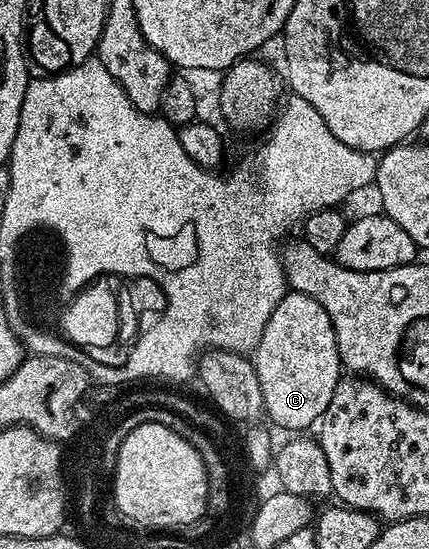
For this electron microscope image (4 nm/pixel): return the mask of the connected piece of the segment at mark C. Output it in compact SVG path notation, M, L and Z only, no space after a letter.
M291 290L269 316L251 358L261 384L264 413L288 432L303 432L322 419L343 376L336 332L325 308L309 295Z

